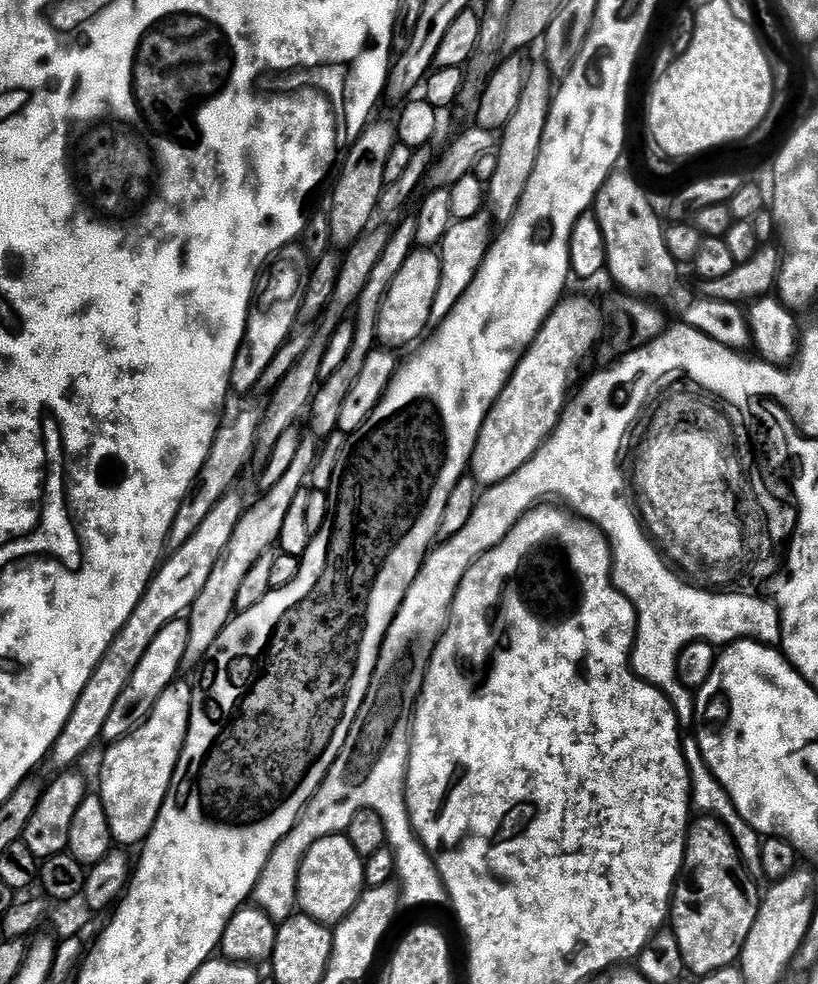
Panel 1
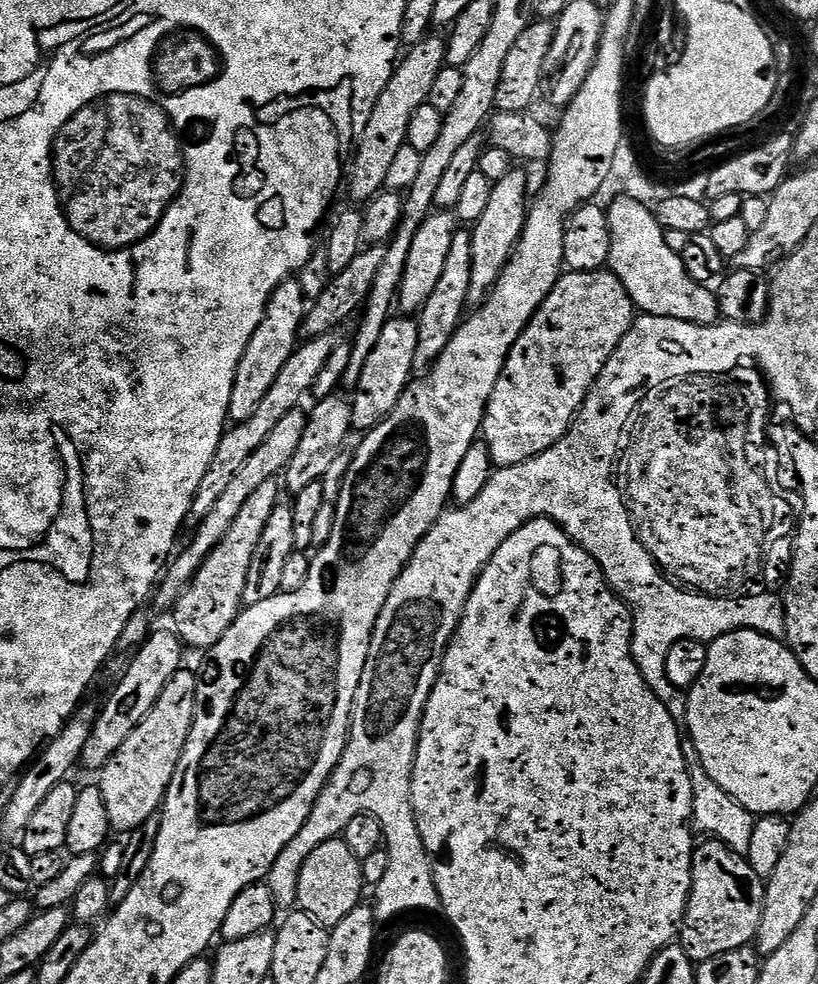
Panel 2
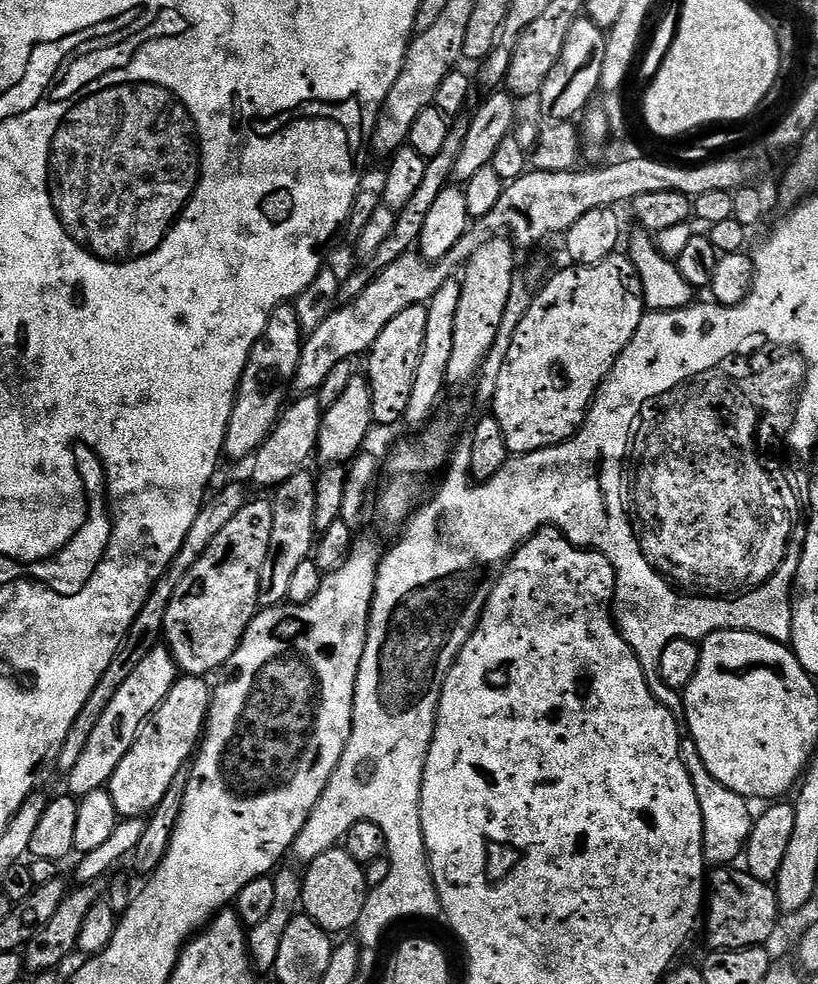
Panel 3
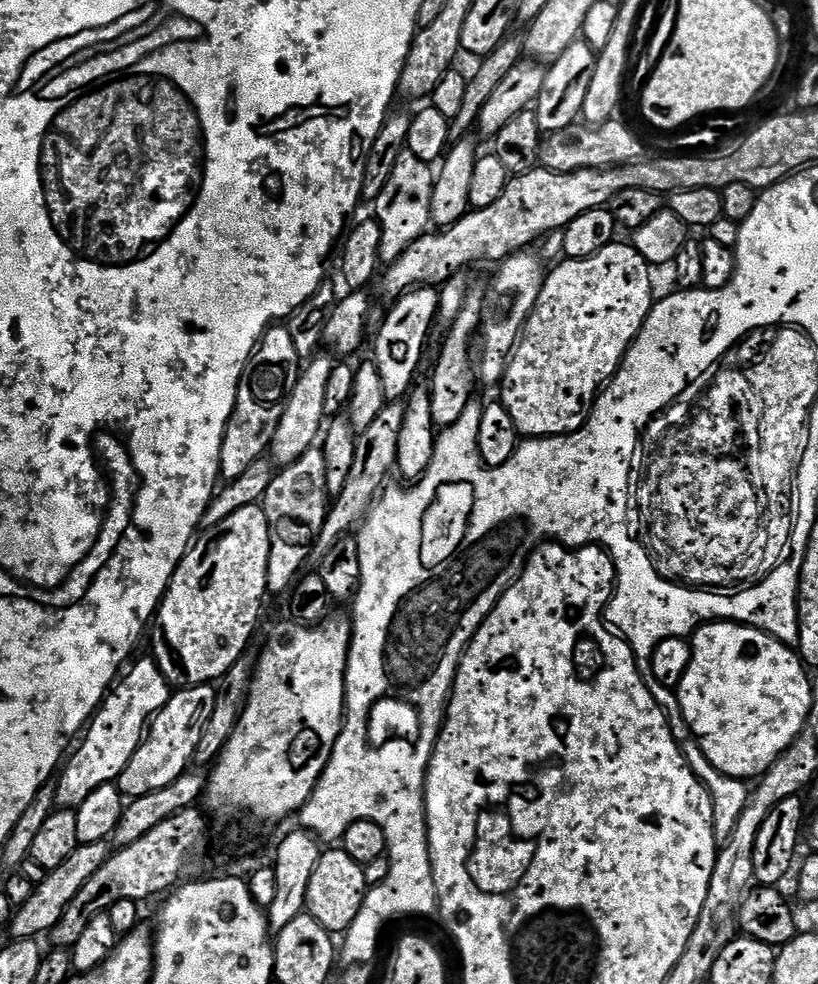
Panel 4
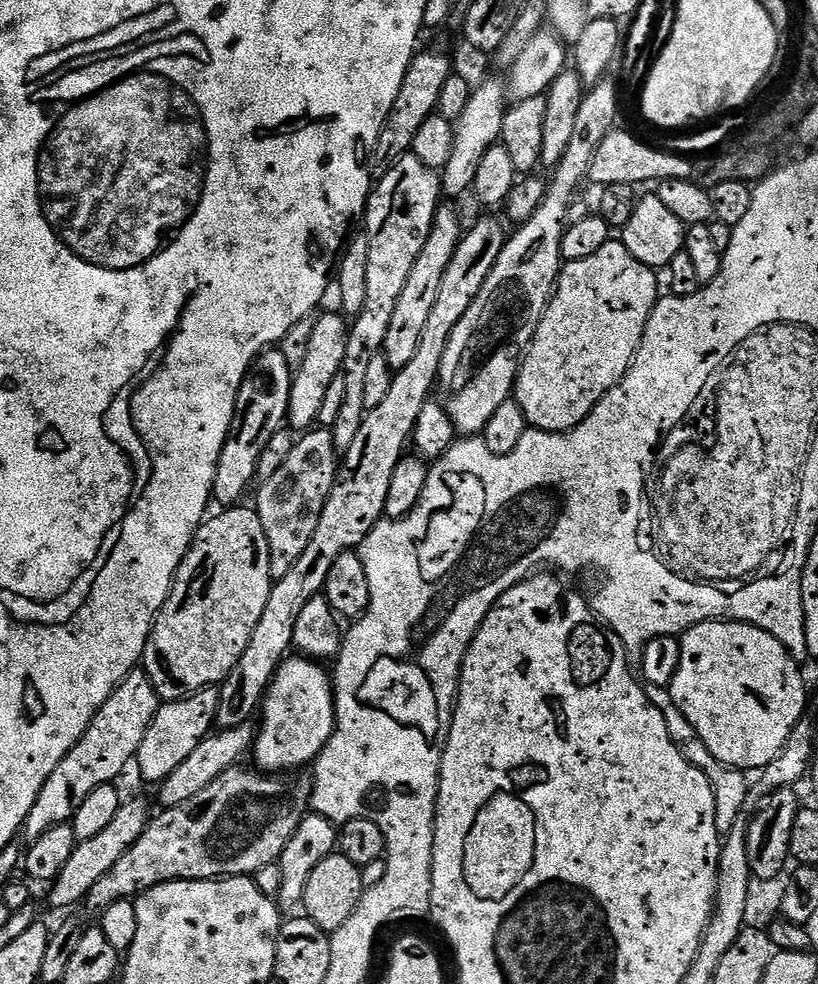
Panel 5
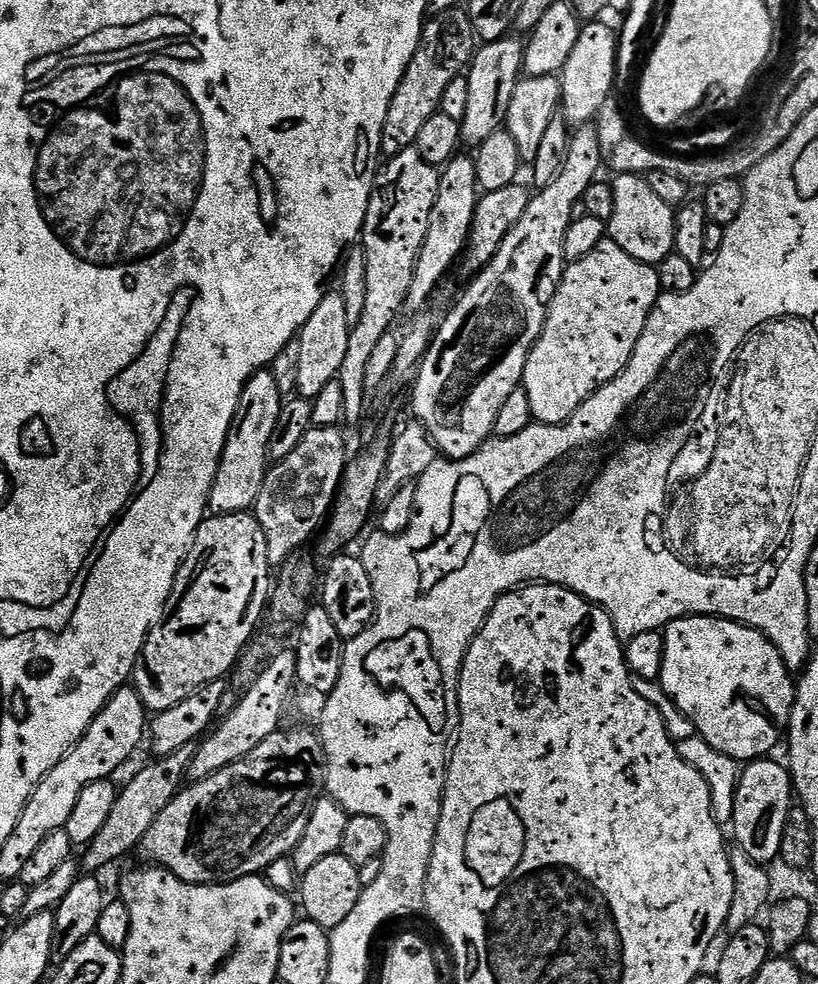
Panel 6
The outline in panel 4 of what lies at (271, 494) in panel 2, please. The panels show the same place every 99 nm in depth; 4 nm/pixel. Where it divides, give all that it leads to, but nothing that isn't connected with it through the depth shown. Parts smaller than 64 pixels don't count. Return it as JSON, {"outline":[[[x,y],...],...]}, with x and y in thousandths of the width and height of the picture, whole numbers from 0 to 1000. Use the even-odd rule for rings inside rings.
{"outline":[[[318,512],[296,514],[296,518],[281,522],[281,526],[248,543],[251,545],[246,544],[220,569],[193,619],[193,634],[196,630],[200,650],[187,652],[185,666],[210,697],[259,695],[271,690],[302,661],[318,630],[323,606],[329,605],[325,575],[330,571],[330,535]]]}

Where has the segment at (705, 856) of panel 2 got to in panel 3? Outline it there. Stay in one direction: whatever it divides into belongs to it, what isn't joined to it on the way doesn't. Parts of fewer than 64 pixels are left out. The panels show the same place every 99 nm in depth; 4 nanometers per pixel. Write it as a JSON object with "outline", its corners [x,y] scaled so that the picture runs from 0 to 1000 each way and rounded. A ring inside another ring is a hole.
{"outline":[[[880,880],[874,883],[875,887],[869,887],[868,890],[868,910],[863,915],[863,935],[866,931],[866,963],[870,965],[884,965],[886,963],[923,963],[925,961],[938,960],[940,957],[939,954],[943,953],[944,950],[949,947],[949,938],[952,935],[956,935],[956,928],[954,926],[952,919],[949,918],[949,903],[945,901],[943,897],[935,896],[933,894],[928,894],[927,892],[922,892],[916,886],[912,884],[906,884],[897,882],[899,880]]]}

